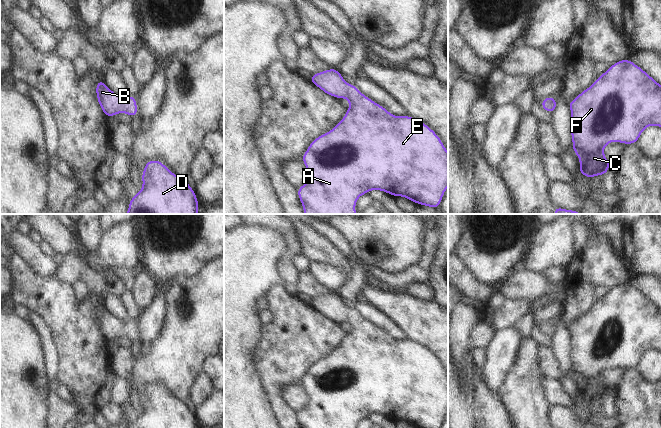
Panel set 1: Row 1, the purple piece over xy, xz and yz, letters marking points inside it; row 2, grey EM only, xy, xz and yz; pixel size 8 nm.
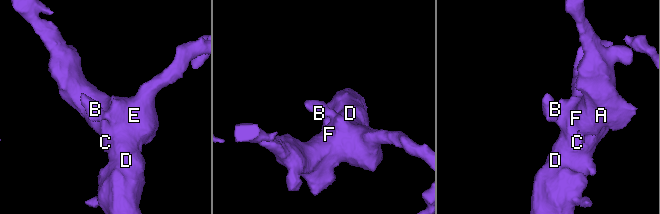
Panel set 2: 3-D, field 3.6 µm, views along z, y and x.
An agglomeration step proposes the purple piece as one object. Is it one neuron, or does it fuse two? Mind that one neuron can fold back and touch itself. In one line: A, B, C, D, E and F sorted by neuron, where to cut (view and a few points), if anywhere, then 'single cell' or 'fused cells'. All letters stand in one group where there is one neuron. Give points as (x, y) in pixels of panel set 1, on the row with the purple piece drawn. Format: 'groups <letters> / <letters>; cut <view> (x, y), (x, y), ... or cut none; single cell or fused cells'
groups A B C D E F; cut none; single cell

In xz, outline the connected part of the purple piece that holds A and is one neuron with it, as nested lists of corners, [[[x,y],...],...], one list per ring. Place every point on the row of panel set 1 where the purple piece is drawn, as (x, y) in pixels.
[[[335,68],[315,73],[309,80],[329,96],[346,98],[350,107],[332,130],[310,143],[300,159],[308,173],[306,183],[297,189],[304,214],[356,214],[358,198],[370,190],[381,190],[394,197],[403,196],[415,204],[437,209],[448,187],[448,152],[439,136],[425,123],[411,116],[392,115],[363,95],[354,84],[347,84]]]

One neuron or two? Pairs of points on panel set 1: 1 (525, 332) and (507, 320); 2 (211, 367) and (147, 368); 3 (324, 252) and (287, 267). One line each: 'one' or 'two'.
1: two
2: two
3: two

